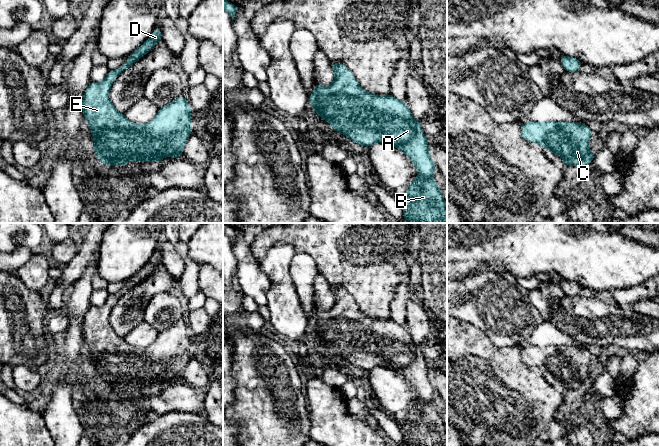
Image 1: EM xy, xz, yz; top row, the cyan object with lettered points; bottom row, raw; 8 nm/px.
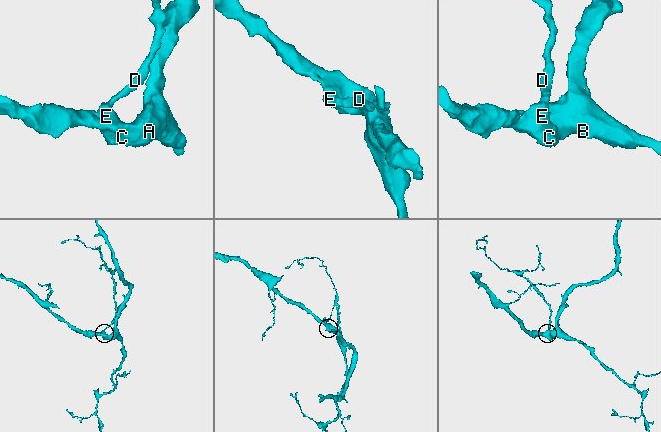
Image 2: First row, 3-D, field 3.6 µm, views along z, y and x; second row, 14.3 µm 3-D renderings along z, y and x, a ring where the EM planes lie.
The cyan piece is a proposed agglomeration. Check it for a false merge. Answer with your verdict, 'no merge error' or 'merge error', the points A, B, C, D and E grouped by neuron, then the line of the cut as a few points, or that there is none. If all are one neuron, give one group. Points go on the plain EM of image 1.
no merge error; groups A B C D E; cut none

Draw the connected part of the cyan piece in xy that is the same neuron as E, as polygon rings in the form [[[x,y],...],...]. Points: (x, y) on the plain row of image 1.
[[[156,250],[150,261],[129,279],[126,287],[116,294],[110,294],[103,305],[91,306],[85,314],[82,335],[91,352],[96,381],[106,390],[123,391],[128,384],[136,384],[138,387],[153,385],[160,388],[166,380],[170,380],[171,383],[182,381],[183,372],[192,356],[191,331],[182,319],[174,323],[172,327],[159,332],[156,341],[145,348],[130,346],[123,337],[117,335],[109,322],[111,309],[118,299],[147,278],[159,265],[163,264],[161,254]]]

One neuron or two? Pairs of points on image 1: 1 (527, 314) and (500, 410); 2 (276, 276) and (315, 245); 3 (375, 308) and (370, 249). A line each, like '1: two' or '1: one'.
1: two
2: two
3: one

